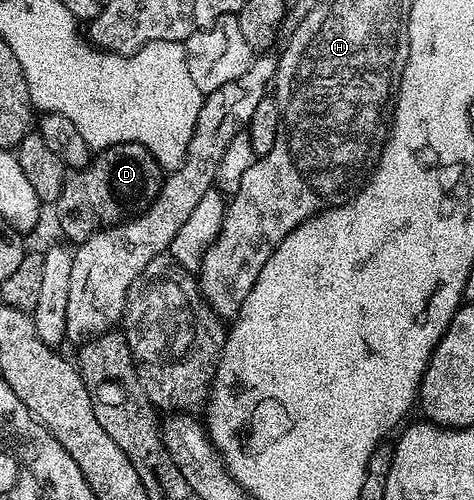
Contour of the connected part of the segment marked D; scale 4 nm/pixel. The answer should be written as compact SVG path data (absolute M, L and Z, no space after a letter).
M130 141L96 152L90 164L68 176L61 195L53 202L53 209L59 216L59 229L68 237L68 242L88 241L100 229L120 220L119 205L123 209L132 205L135 211L148 209L164 180L163 166L141 143Z

